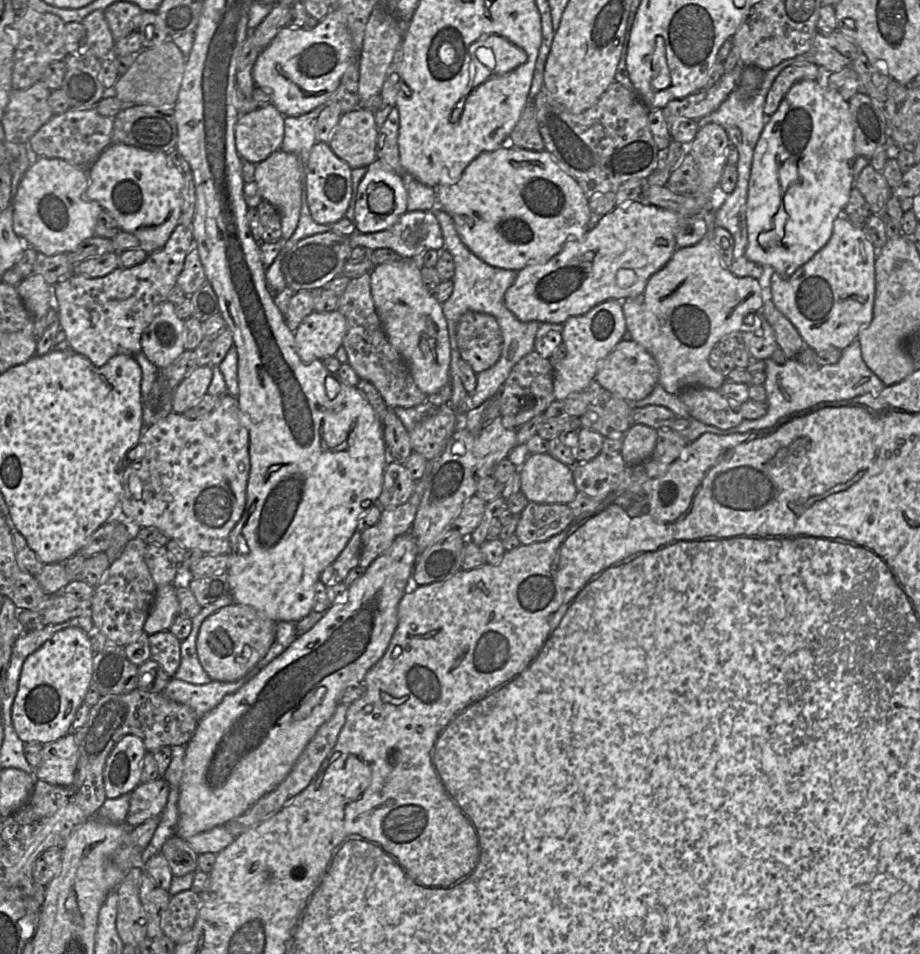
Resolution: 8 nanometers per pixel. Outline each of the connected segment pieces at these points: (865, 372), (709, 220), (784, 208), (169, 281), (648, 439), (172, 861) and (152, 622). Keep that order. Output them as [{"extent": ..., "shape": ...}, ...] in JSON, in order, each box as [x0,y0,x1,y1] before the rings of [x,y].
[{"extent":[727,339,886,435],"shape":[[[857,339],[842,350],[840,360],[833,365],[808,369],[795,358],[788,359],[783,365],[776,364],[771,358],[765,363],[766,379],[763,386],[767,394],[767,413],[759,419],[744,419],[737,427],[727,429],[727,435],[768,429],[787,418],[812,414],[814,410],[825,408],[832,402],[848,401],[865,394],[879,394],[886,387],[864,362]]]},{"extent":[622,211,762,395],"shape":[[[714,211],[702,214],[707,224],[704,237],[696,245],[677,248],[670,260],[648,280],[643,293],[628,297],[622,302],[626,328],[632,340],[643,346],[655,359],[659,368],[659,384],[670,394],[680,395],[690,387],[718,390],[726,382],[726,376],[709,365],[709,355],[717,344],[728,336],[737,336],[745,316],[762,310],[759,280],[753,277],[737,277],[722,264],[715,243]]]},{"extent":[746,80,856,278],"shape":[[[816,80],[796,82],[776,112],[767,117],[754,149],[746,210],[747,259],[761,266],[770,266],[784,278],[789,278],[808,262],[829,241],[835,219],[845,216],[844,208],[854,187],[856,158],[849,102],[837,90]]]},{"extent":[54,223,193,367],"shape":[[[179,223],[165,245],[149,253],[141,264],[118,267],[98,278],[69,274],[57,282],[54,292],[58,319],[66,333],[69,349],[84,355],[97,367],[119,354],[139,354],[142,333],[159,312],[161,304],[168,301],[193,246],[193,223]]]},{"extent":[621,424,657,465],"shape":[[[642,424],[631,425],[624,434],[621,455],[627,465],[647,460],[657,442],[657,430]]]},{"extent":[161,835,198,876],"shape":[[[173,835],[162,846],[161,853],[167,859],[172,875],[184,876],[198,870],[198,854],[187,840]]]},{"extent":[144,583,180,636],"shape":[[[175,583],[157,586],[153,606],[144,624],[144,632],[149,636],[169,630],[180,615],[176,587]]]}]

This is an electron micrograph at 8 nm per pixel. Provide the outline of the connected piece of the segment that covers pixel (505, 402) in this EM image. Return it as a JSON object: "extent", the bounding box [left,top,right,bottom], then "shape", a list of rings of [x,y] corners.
{"extent":[498,350,554,429],"shape":[[[535,350],[524,356],[512,369],[502,389],[498,393],[500,417],[508,429],[518,429],[535,416],[545,412],[554,396],[554,370],[550,359],[543,358]]]}

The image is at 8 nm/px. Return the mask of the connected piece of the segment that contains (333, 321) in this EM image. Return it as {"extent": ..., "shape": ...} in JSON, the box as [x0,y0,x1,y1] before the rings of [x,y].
{"extent":[294,311,347,362],"shape":[[[338,311],[307,315],[294,332],[297,353],[303,362],[334,356],[342,345],[347,322]]]}

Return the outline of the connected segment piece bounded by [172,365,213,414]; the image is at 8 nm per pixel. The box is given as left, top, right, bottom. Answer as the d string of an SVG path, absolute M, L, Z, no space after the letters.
M212 365L197 366L180 382L172 399L174 413L184 413L207 393L213 377L212 367Z

